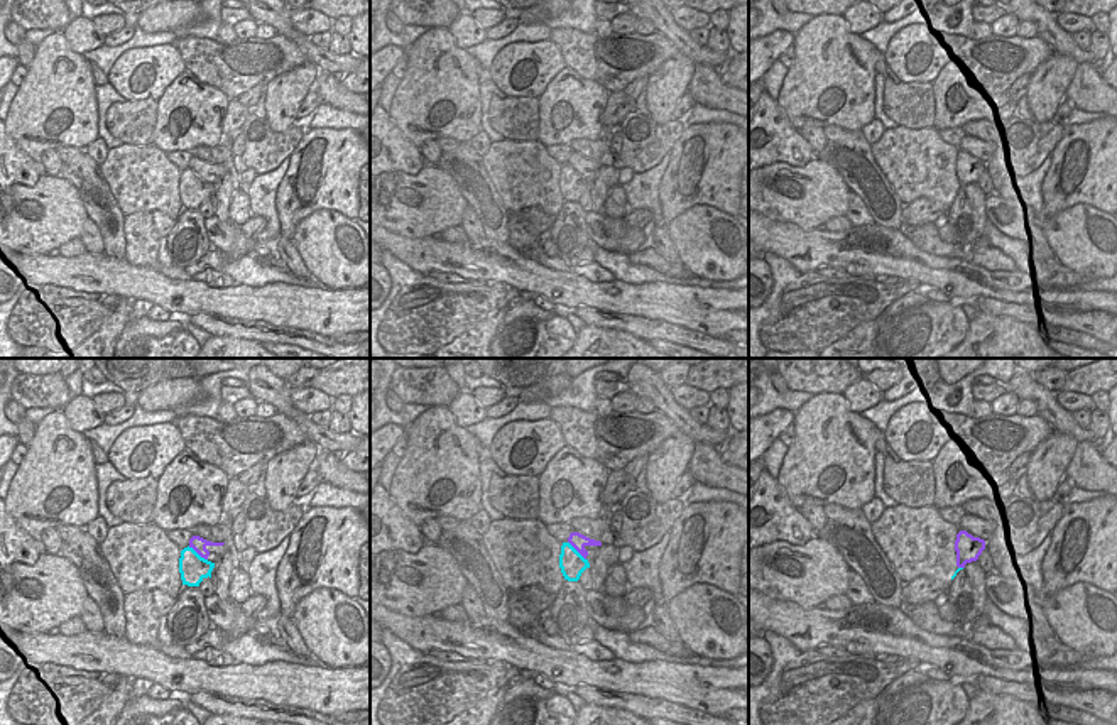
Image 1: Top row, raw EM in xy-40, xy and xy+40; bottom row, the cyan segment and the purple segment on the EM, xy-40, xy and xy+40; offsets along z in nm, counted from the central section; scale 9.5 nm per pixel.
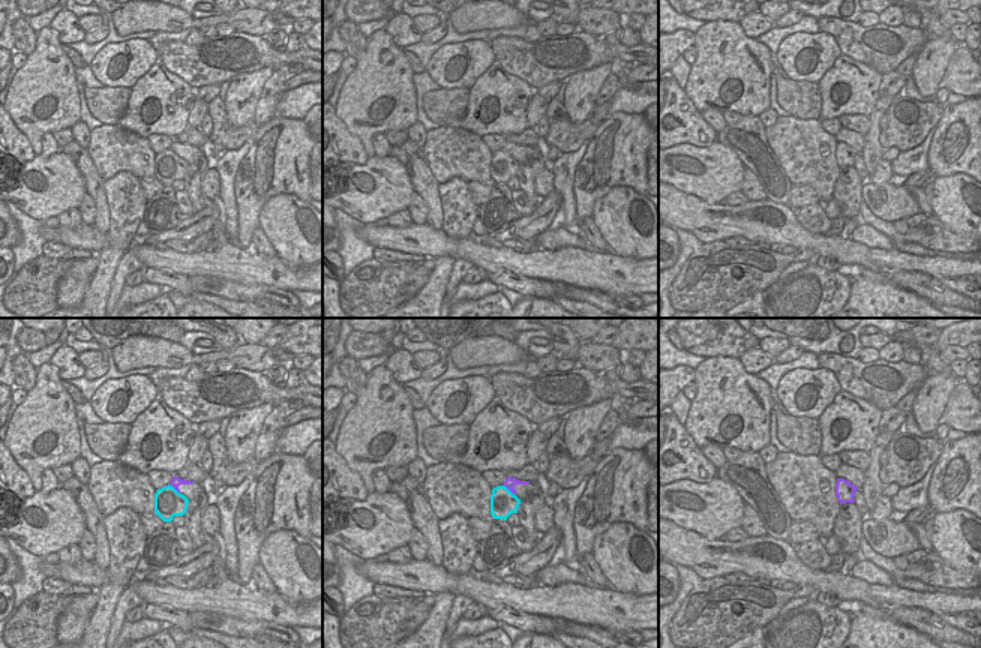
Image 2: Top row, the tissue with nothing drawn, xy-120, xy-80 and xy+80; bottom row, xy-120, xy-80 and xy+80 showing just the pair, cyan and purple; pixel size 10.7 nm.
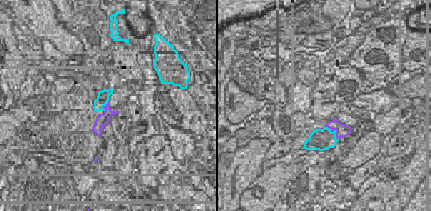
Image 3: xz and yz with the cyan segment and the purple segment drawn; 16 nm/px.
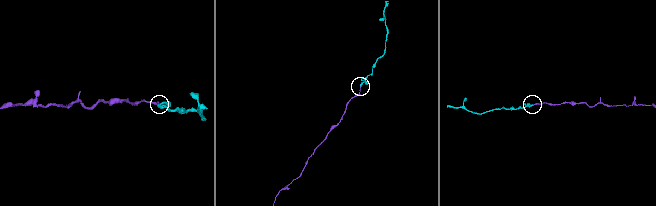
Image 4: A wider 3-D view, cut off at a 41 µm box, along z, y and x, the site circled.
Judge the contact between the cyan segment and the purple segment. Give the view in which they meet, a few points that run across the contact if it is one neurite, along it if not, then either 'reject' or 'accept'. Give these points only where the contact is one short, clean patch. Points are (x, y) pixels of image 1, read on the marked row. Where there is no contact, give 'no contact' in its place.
xy-40 | accept

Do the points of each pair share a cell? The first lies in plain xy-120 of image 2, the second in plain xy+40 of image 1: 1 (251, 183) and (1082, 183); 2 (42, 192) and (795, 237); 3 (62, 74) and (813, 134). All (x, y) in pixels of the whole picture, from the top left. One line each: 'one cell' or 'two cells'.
1: one cell
2: two cells
3: two cells

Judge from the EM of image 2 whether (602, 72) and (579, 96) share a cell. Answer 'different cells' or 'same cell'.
same cell

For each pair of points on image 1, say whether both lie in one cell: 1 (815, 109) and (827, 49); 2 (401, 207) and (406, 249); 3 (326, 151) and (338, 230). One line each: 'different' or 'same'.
1: same
2: different
3: different

